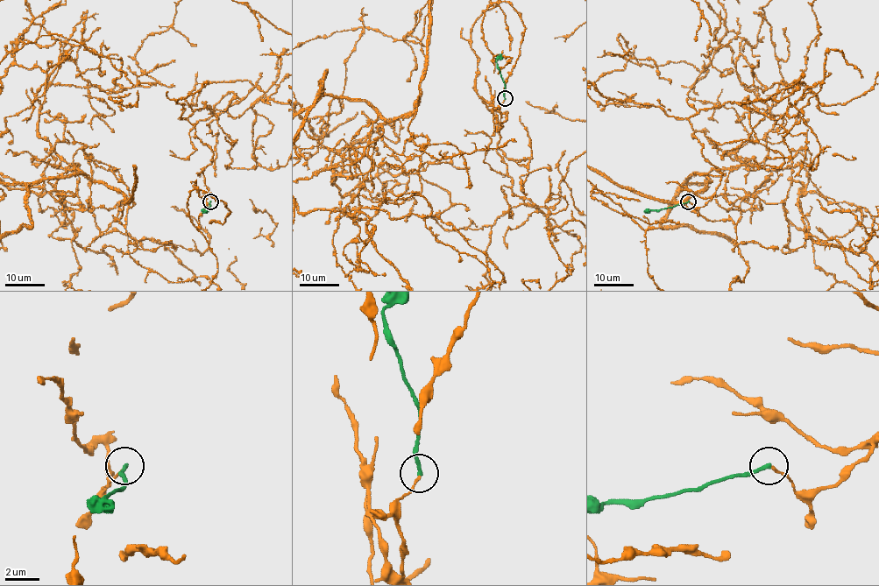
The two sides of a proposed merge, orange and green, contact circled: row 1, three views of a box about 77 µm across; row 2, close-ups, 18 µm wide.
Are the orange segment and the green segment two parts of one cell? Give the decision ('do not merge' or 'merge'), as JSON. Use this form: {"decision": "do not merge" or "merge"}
{"decision": "do not merge"}

